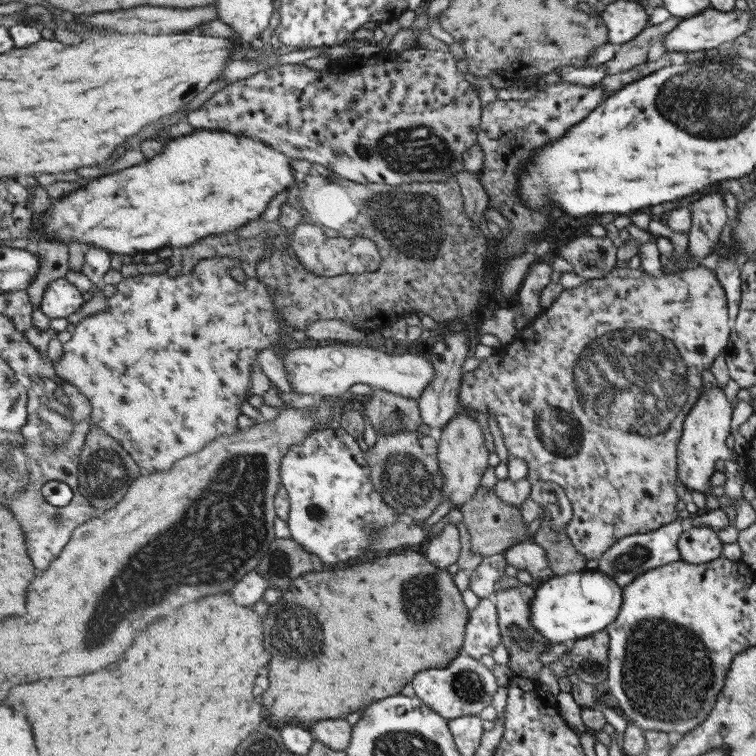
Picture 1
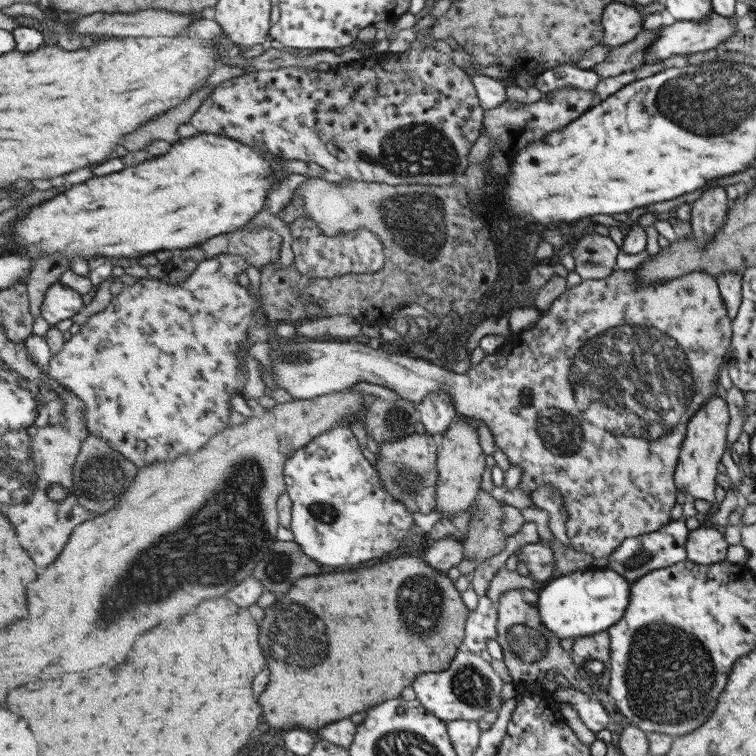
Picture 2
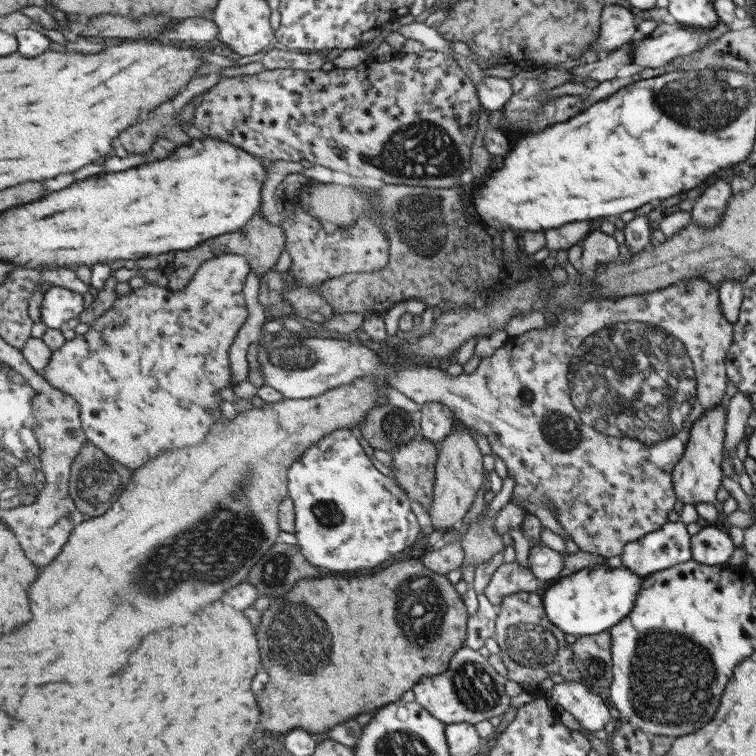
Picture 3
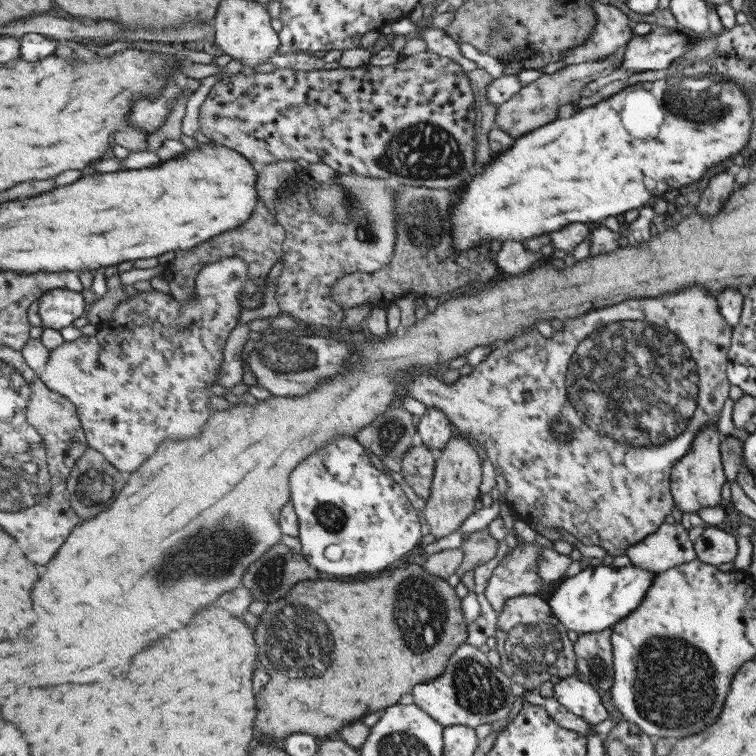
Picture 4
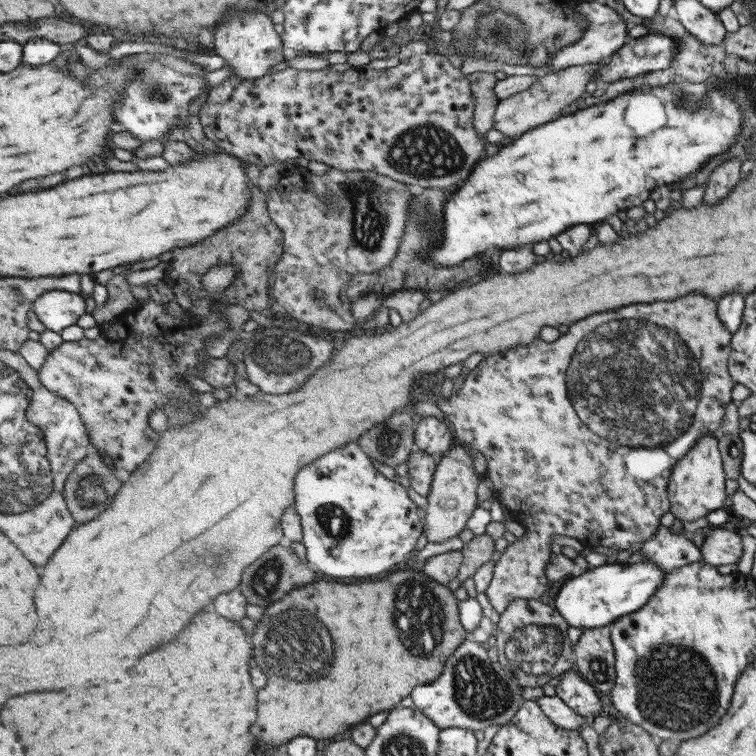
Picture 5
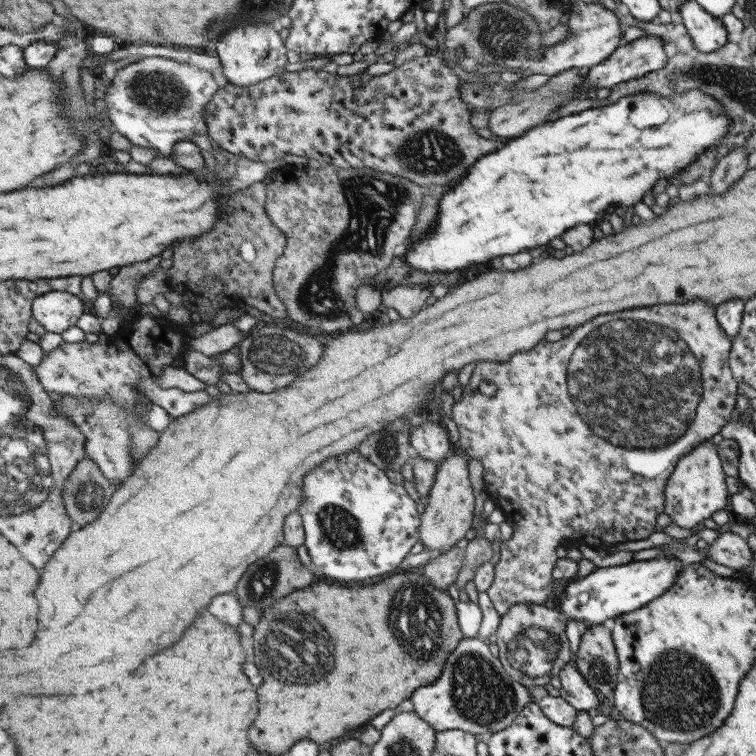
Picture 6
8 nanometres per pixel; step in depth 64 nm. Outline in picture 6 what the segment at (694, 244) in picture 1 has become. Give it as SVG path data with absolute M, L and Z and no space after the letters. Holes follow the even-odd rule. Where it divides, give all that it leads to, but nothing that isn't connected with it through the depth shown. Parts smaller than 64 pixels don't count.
M735 146L729 150L729 154L719 158L719 162L707 174L711 192L717 194L717 192L727 190L733 184L733 180L737 180L747 170L749 154L751 154L751 150L747 146Z

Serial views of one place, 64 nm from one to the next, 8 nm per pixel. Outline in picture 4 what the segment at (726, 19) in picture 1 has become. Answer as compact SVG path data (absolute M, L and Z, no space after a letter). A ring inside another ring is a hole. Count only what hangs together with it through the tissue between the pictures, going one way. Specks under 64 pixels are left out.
M653 28L645 36L633 36L619 52L621 62L615 70L629 70L629 74L641 74L651 70L665 70L673 60L681 58L689 50L687 36L683 32L669 32L667 28Z

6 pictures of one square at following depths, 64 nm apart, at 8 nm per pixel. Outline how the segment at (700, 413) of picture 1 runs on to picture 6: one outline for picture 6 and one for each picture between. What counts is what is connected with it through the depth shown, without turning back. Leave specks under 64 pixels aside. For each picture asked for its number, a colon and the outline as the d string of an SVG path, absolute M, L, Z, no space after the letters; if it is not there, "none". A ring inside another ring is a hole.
2: M719 396L711 398L711 402L707 402L701 410L697 410L695 416L691 418L691 422L687 422L687 432L685 432L685 440L681 444L679 462L673 472L675 490L679 494L683 494L687 498L687 502L703 500L707 504L715 504L713 490L717 486L715 480L719 478L717 464L721 464L721 454L723 454L723 448L727 442L727 424L729 424L727 402L721 400Z
3: M717 406L715 410L709 410L691 426L691 438L687 440L685 452L679 458L679 462L673 466L671 484L675 500L683 506L697 506L697 504L711 504L717 502L717 490L721 486L721 480L725 478L721 474L721 454L723 454L723 438L725 438L725 424L727 414L723 412L723 406Z
4: M715 426L699 430L689 452L671 468L671 478L669 478L671 482L669 482L667 490L673 500L673 510L677 510L681 514L699 516L699 512L703 508L721 506L721 500L723 500L721 486L727 480L723 476L723 468L721 468L721 460L719 460L719 442L721 442L721 436L715 432Z
5: M713 436L699 438L699 442L673 466L665 494L667 494L667 502L669 502L667 512L681 524L697 522L697 520L705 518L707 514L723 508L725 498L727 498L725 474L721 470L721 456L717 452L717 442L713 440Z
6: M703 442L675 464L675 470L663 490L663 514L669 518L669 524L677 528L699 530L707 518L725 508L727 496L725 474L721 470L715 446L711 442Z

